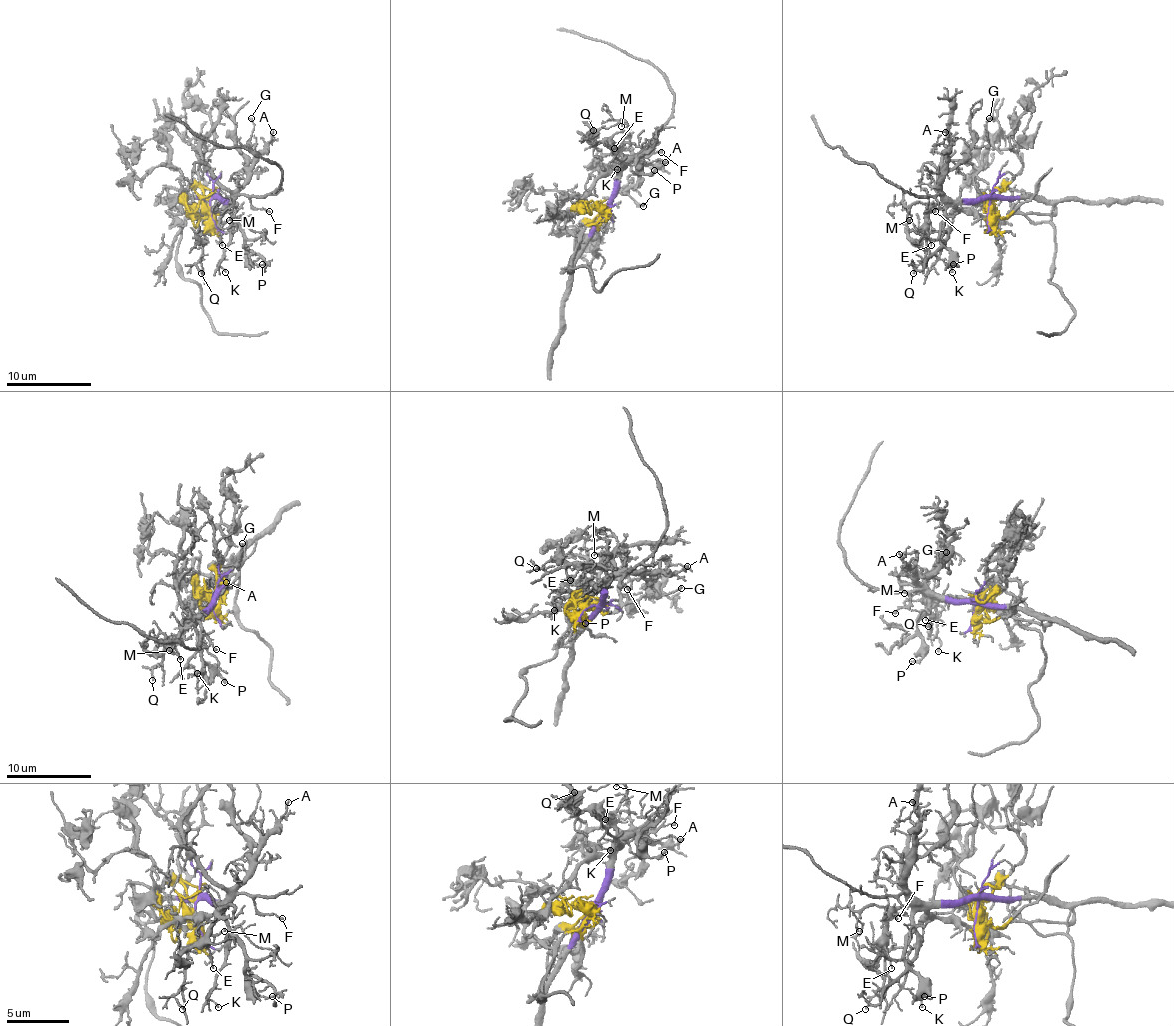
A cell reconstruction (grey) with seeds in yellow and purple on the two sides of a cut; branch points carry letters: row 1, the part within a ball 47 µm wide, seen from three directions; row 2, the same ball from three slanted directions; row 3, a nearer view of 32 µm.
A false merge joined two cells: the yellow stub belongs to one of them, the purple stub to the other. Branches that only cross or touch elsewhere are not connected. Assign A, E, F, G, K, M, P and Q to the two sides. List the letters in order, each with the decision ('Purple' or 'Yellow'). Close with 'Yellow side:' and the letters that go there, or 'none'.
A: Purple
E: Purple
F: Purple
G: Purple
K: Purple
M: Purple
P: Purple
Q: Purple
Yellow side: none

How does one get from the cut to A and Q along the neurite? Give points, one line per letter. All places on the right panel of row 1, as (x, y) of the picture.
A: (991, 203), (989, 199), (950, 199), (942, 191), (944, 155), (950, 146), (944, 131)
Q: (991, 203), (991, 199), (938, 203), (929, 214), (925, 256), (912, 273)

